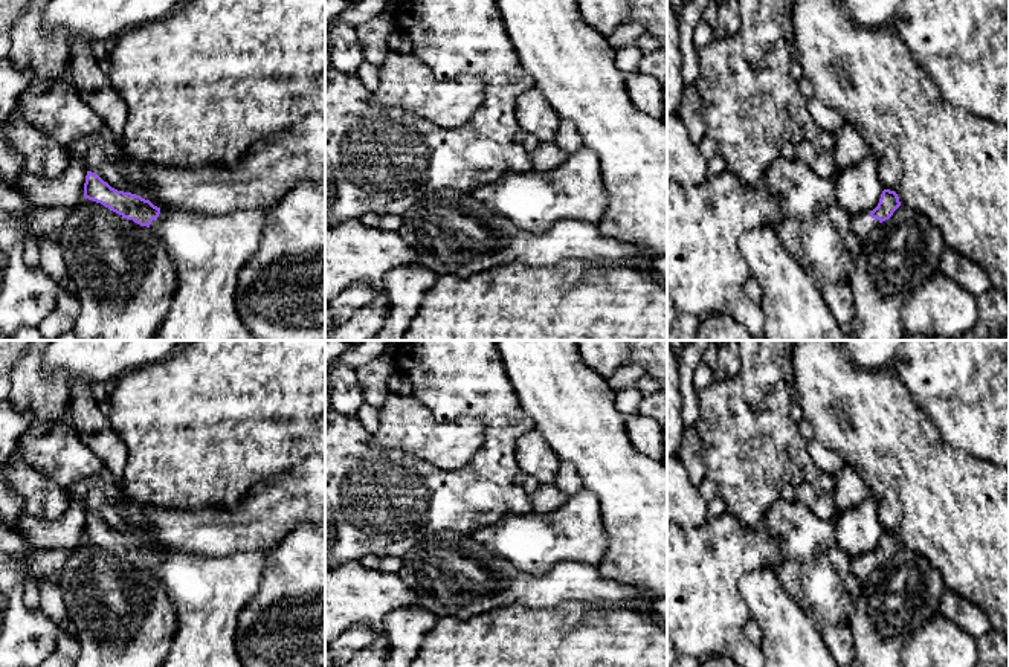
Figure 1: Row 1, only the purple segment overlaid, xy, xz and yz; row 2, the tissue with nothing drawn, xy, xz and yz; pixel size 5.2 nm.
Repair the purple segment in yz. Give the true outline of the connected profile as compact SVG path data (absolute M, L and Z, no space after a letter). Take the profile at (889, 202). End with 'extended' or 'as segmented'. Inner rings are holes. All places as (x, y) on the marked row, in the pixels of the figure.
M884 189L878 206L870 212L862 212L853 217L853 229L859 238L864 238L879 223L888 220L901 206L899 197L895 191Z | extended

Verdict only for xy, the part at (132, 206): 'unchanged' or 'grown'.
grown

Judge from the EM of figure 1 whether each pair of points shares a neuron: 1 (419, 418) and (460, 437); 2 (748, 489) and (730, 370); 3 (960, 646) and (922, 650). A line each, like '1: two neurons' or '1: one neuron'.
1: one neuron
2: two neurons
3: one neuron

